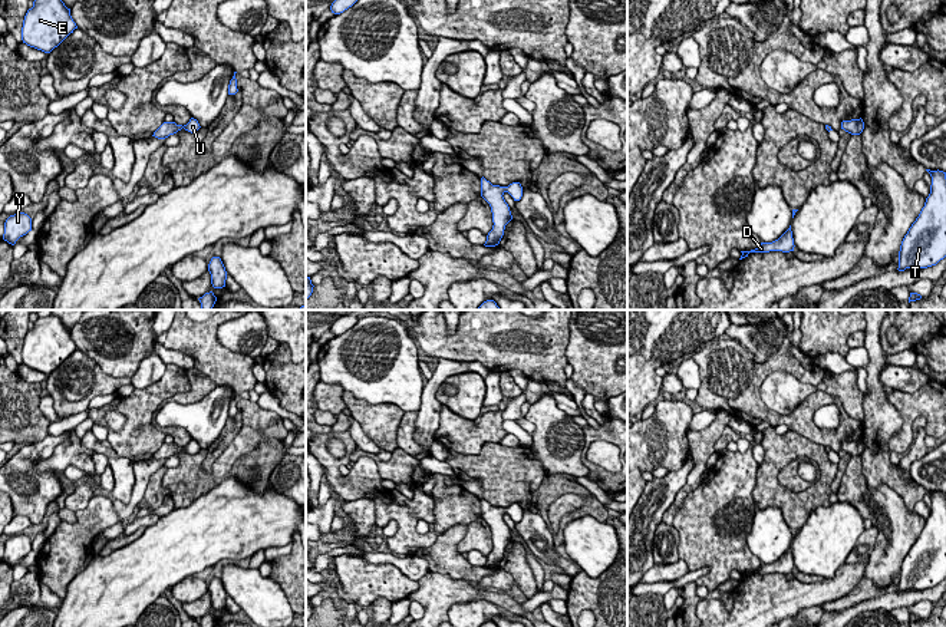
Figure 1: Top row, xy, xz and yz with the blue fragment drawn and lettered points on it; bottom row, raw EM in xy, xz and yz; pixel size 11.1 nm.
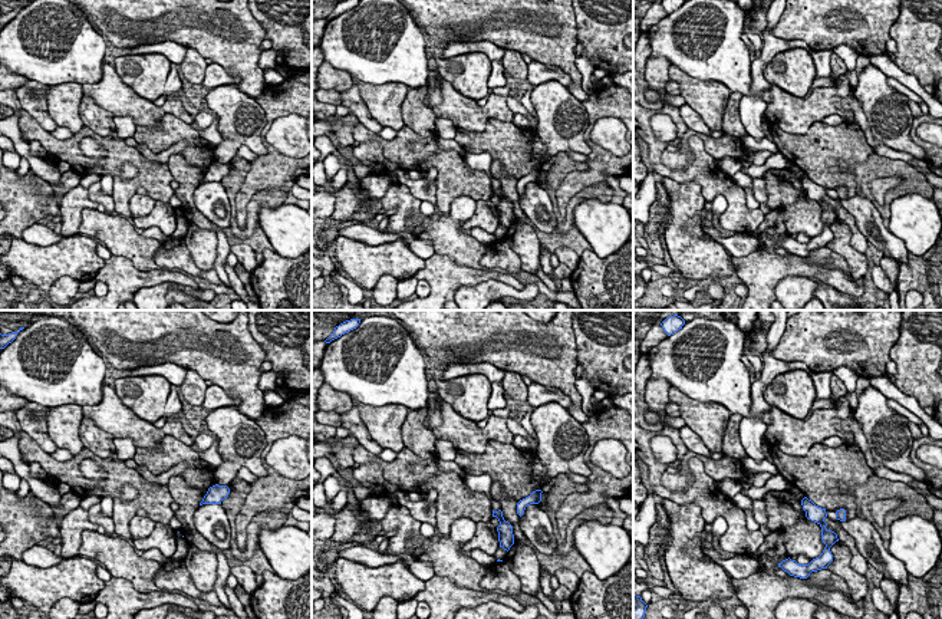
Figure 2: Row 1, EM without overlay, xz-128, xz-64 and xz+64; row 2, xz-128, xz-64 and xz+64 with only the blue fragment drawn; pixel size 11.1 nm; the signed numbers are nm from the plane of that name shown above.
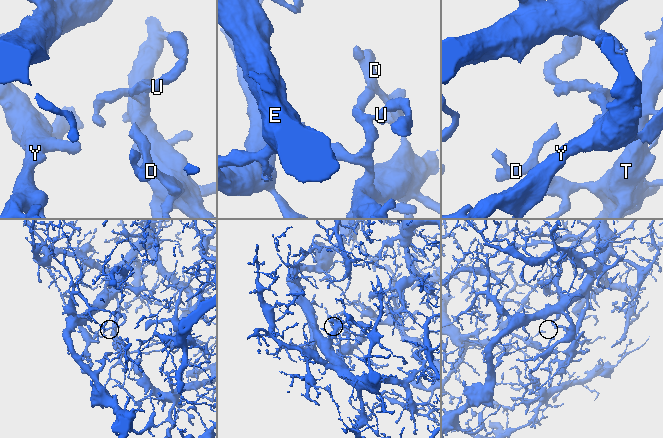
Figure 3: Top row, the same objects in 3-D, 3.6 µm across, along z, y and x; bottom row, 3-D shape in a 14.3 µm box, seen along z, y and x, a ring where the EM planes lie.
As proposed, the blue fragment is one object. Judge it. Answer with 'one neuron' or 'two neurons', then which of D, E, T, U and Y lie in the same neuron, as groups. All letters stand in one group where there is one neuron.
one neuron; groups D E T U Y

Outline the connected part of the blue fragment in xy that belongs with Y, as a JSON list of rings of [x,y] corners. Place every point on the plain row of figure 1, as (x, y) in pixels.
[[[19,534],[6,541],[3,561],[14,567],[29,552],[32,552],[32,539],[24,534]]]

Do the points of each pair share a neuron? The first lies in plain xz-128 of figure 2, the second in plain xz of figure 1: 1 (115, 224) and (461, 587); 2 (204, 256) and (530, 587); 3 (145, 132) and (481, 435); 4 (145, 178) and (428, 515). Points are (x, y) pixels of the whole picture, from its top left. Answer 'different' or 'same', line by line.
1: different
2: same
3: different
4: different

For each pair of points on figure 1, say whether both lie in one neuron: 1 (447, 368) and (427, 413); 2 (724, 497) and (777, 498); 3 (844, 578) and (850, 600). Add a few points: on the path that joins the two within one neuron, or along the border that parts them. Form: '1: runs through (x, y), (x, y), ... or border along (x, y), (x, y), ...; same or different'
1: runs through (437, 379), (428, 392), (428, 402); same
2: border along (758, 467), (752, 491), (755, 505); different
3: border along (863, 576), (847, 593), (821, 606); different

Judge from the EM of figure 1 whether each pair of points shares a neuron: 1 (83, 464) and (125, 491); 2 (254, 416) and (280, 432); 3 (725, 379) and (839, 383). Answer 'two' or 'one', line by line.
1: two
2: one
3: two

